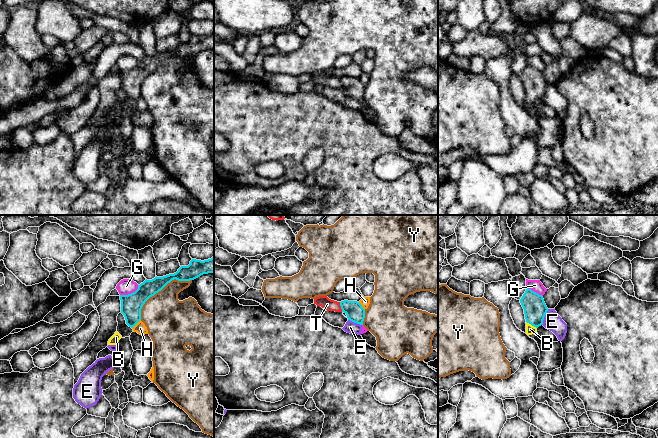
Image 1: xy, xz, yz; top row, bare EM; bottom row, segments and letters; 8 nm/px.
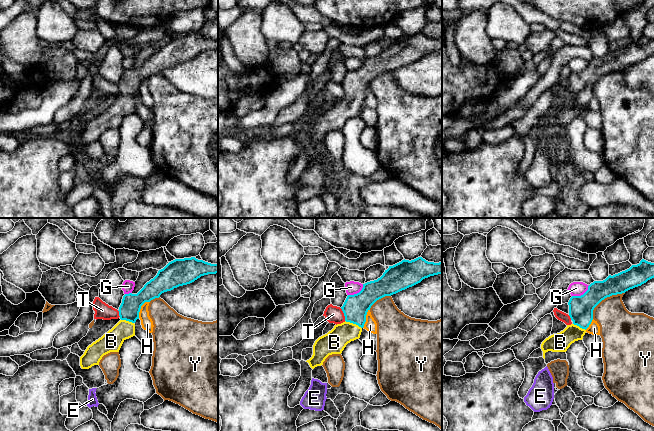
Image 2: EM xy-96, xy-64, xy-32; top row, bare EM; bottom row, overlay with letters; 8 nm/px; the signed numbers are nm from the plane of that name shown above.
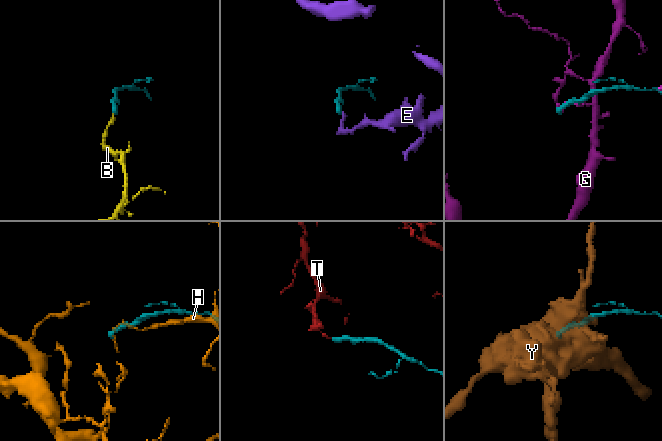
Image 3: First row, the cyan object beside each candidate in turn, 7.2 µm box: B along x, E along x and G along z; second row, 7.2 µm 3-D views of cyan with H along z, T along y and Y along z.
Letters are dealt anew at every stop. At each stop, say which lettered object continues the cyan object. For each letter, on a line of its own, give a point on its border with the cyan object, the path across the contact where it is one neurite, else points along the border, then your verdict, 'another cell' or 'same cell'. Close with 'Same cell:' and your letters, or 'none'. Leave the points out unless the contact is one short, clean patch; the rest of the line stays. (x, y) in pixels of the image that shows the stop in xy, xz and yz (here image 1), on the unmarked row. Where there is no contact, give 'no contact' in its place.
B: contact yz (531, 100); way yz (535, 85), (534, 95), (531, 100), (530, 105); same cell
E: contact yz (544, 92); border yz (548, 85), (541, 100); another cell
G: contact xy (131, 69); border xy (138, 61), (134, 67), (120, 71); another cell
H: contact xy (136, 99); another cell
T: contact xz (341, 83); border xz (339, 78), (342, 87); another cell
Y: contact xy (159, 66); another cell
Same cell: B

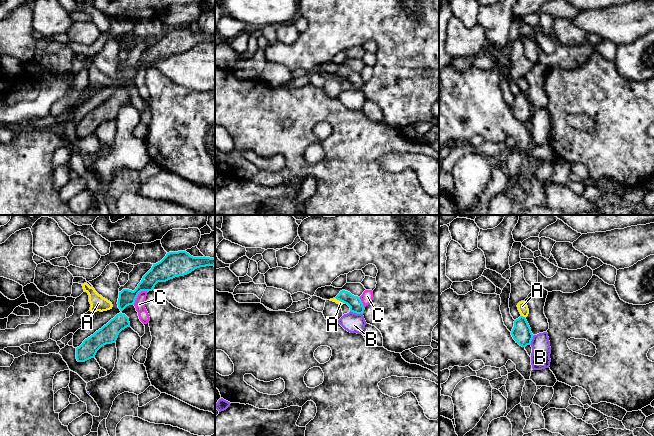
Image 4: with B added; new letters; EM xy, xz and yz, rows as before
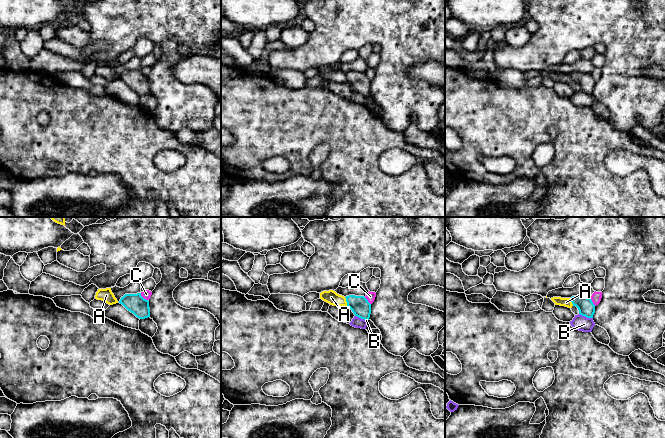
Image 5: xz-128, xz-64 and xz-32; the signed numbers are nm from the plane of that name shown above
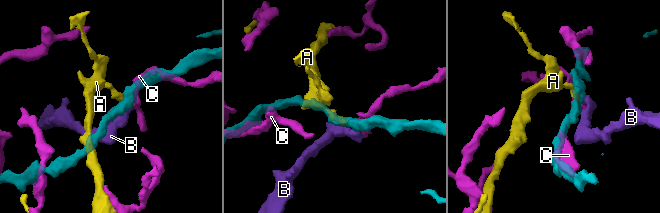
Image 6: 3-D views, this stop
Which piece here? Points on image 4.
A: contact yz (522, 92); border yz (521, 91), (525, 94); another cell
B: contact xz (356, 89); border xz (350, 86), (362, 90); another cell
C: contact xy (137, 71); another cell
Same cell: none

